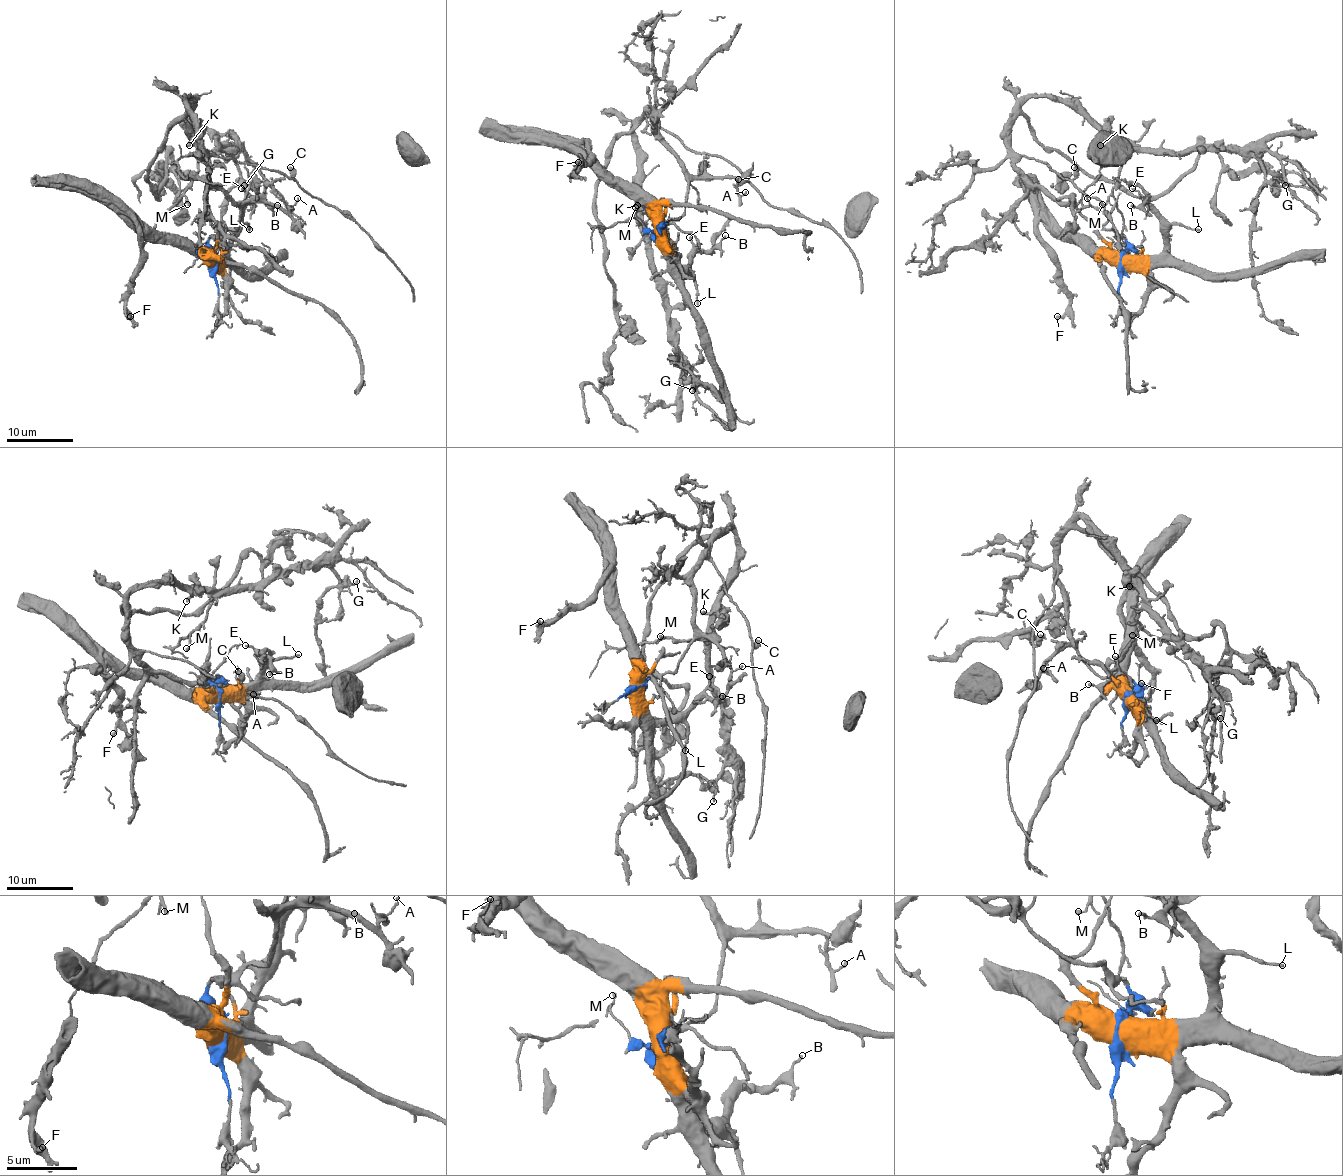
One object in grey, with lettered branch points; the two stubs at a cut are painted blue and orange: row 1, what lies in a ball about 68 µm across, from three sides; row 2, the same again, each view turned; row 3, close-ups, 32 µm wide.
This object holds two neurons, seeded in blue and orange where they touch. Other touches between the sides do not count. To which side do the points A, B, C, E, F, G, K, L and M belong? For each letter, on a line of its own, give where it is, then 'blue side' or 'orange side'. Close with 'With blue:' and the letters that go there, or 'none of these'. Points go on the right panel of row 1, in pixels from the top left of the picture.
A: place (1087, 198); blue side
B: place (1130, 205); orange side
C: place (1074, 167); blue side
E: place (1132, 188); orange side
F: place (1057, 316); orange side
G: place (1285, 185); blue side
K: place (1100, 145); blue side
L: place (1198, 229); orange side
M: place (1102, 204); blue side
With blue: A, C, G, K, M

